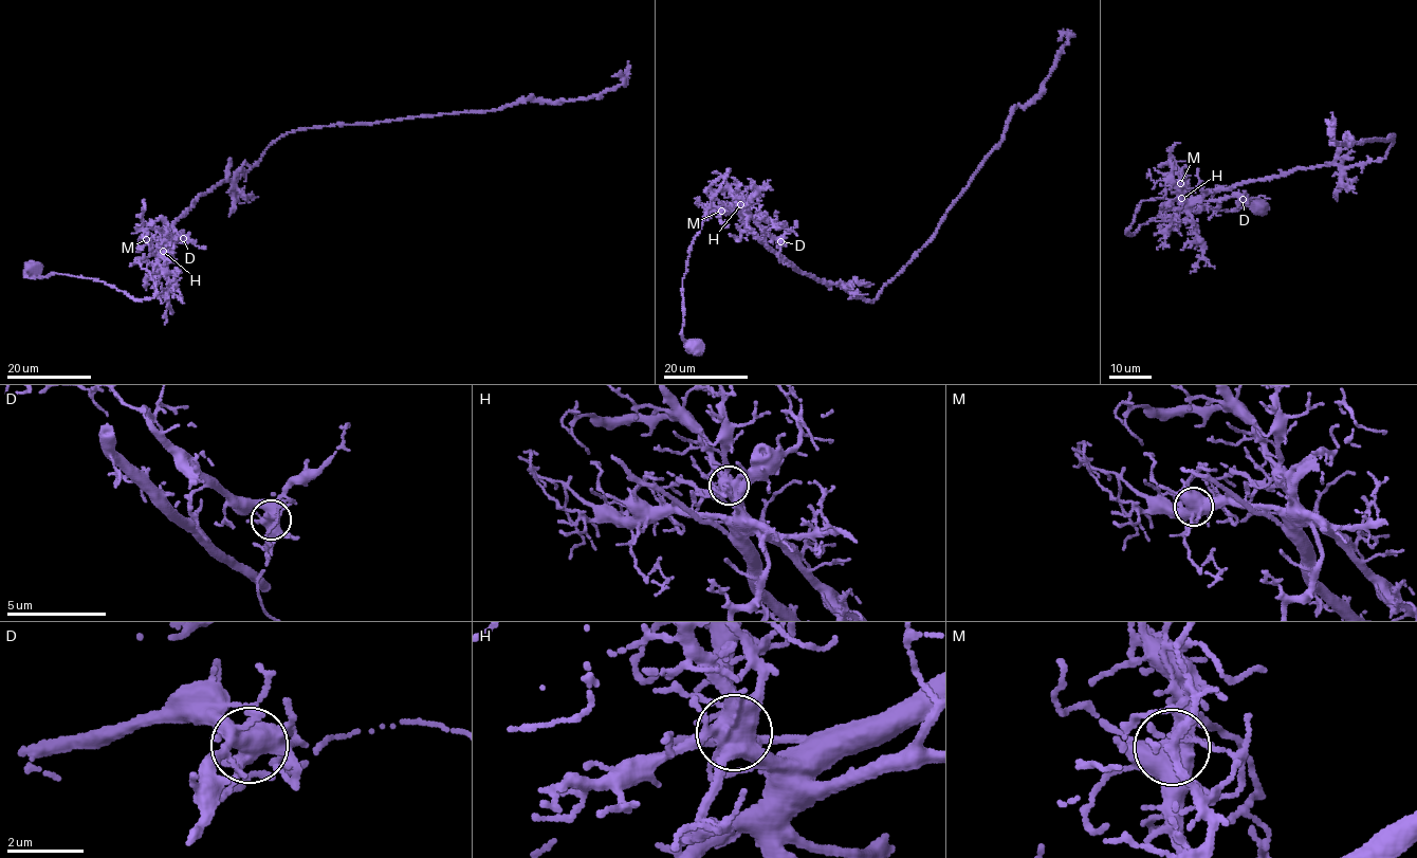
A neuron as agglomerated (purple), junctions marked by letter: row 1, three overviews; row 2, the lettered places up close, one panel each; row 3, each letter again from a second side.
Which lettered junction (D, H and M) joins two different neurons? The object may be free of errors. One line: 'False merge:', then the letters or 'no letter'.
False merge: no letter

